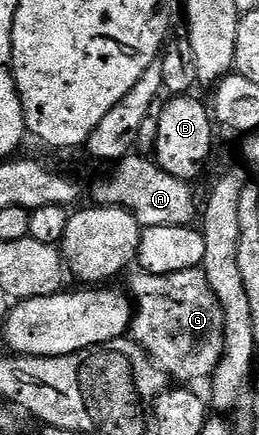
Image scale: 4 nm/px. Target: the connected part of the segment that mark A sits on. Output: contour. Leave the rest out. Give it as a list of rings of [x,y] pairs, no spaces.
[[[129,154],[116,165],[110,177],[100,181],[94,188],[93,203],[99,206],[118,207],[134,214],[137,222],[146,229],[160,226],[193,225],[198,216],[198,203],[185,179],[172,176],[159,168],[149,157]]]

